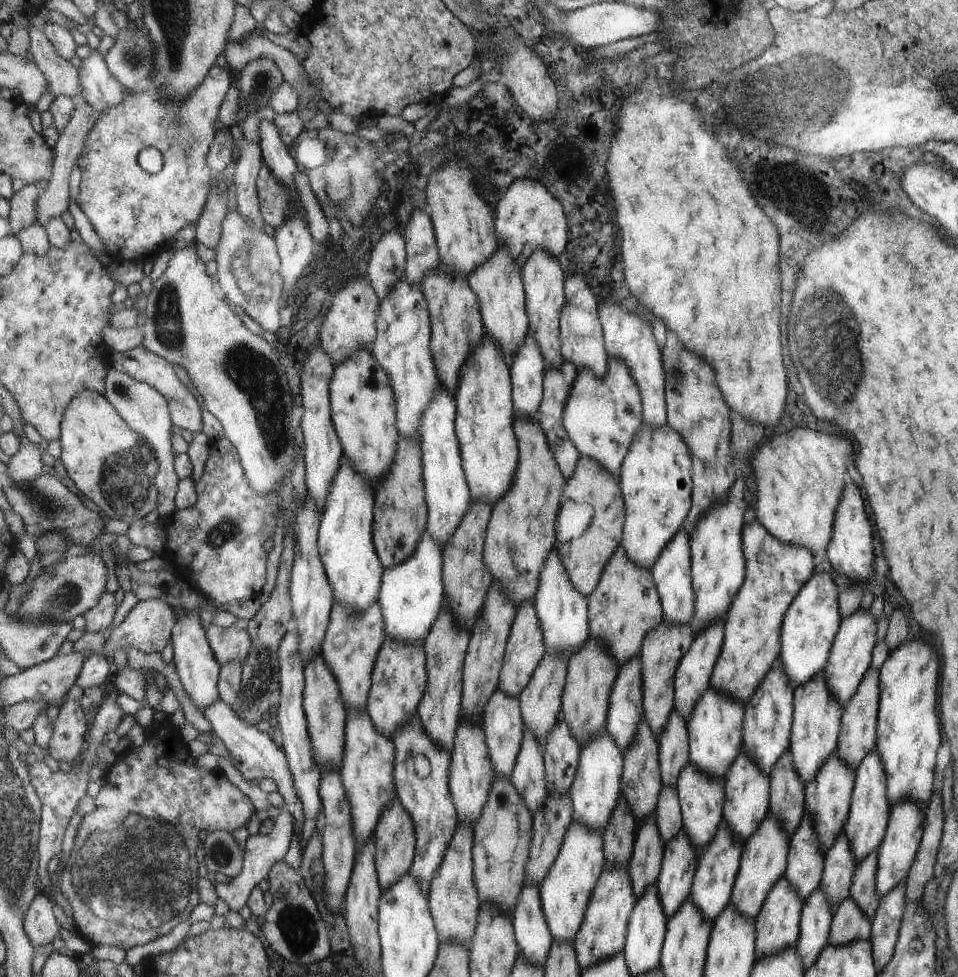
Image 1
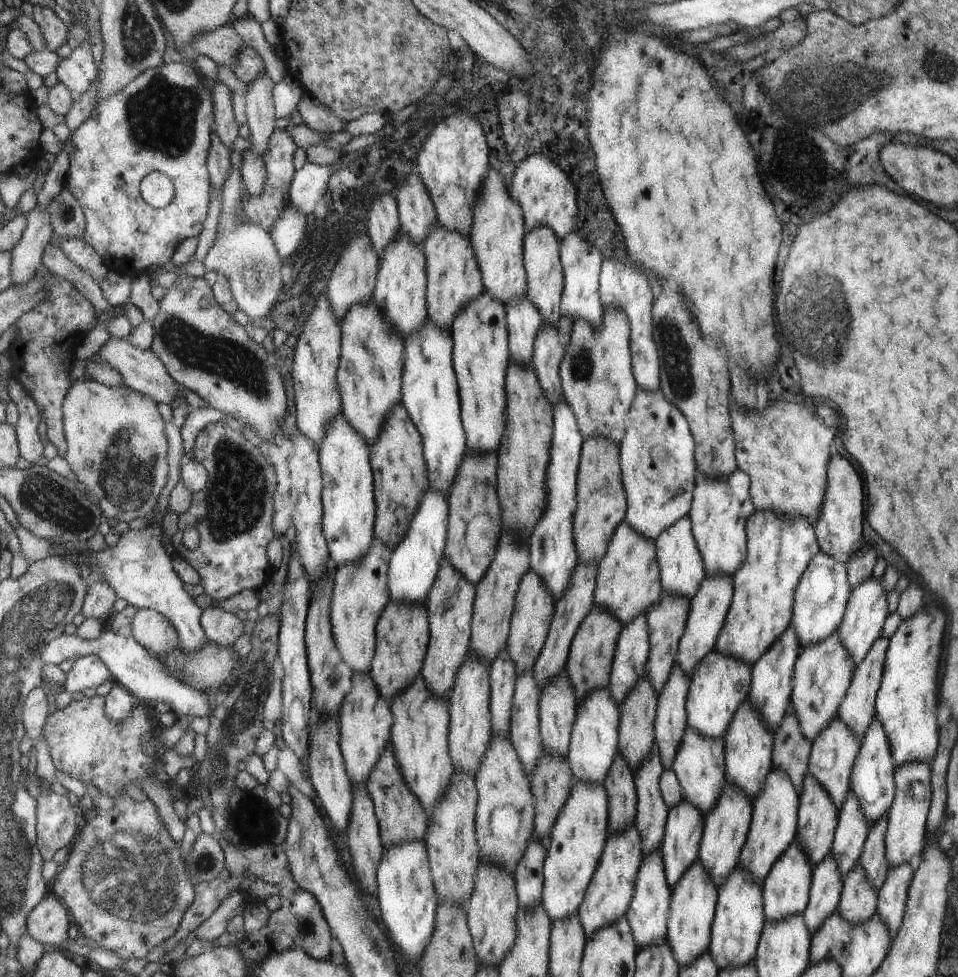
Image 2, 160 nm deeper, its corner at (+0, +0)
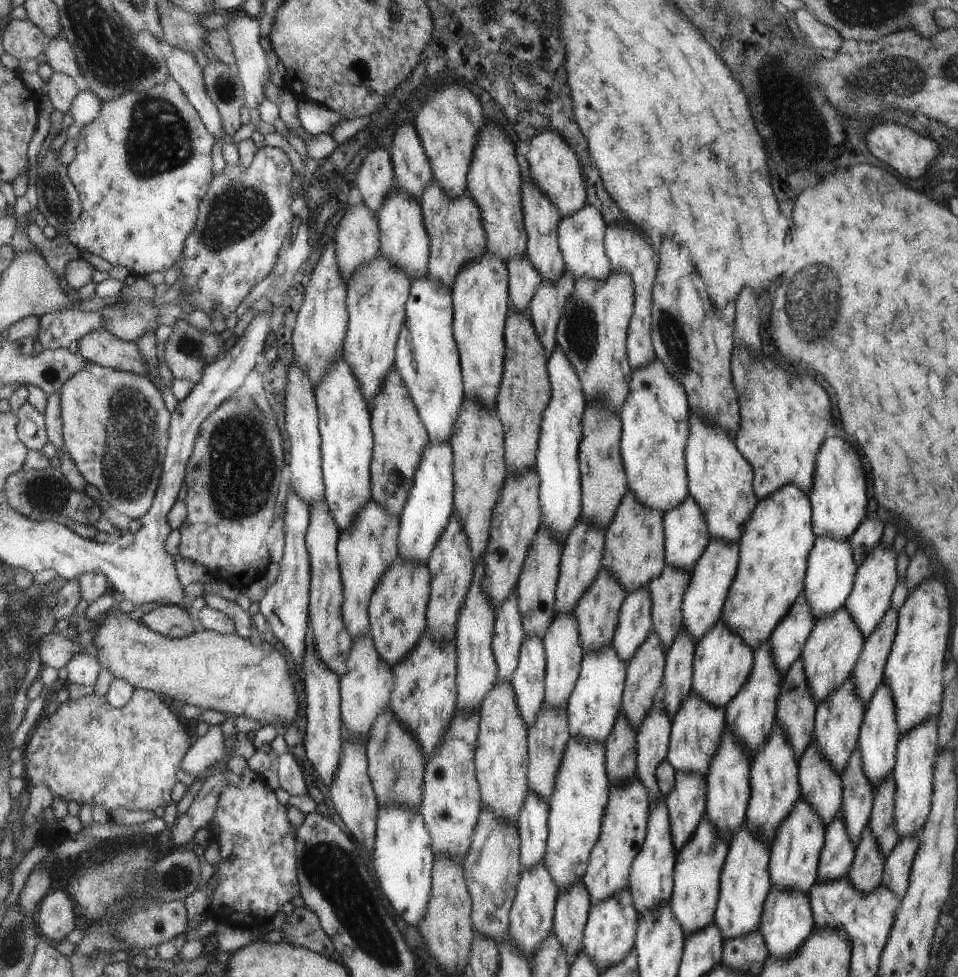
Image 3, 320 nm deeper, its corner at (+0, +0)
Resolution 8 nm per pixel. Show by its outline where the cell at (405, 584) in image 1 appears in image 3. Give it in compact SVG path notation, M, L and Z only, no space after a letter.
M428 441L428 450L424 451L424 462L420 463L420 474L416 475L416 486L412 485L412 494L408 493L408 506L404 514L400 513L399 554L409 561L428 562L438 538L454 512L454 452L448 441Z

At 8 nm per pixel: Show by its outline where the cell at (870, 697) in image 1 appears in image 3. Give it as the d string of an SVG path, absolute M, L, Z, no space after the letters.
M894 607L887 611L888 618L884 618L884 622L879 622L880 630L867 636L866 644L859 654L858 664L851 674L855 691L865 706L871 701L875 690L883 684L887 658L894 648L895 634L898 632L899 611Z

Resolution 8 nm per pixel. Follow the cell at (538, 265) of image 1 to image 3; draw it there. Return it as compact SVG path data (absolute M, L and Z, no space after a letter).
M525 170L523 182L523 207L524 222L527 229L526 256L539 270L542 280L548 279L556 282L564 272L566 266L563 254L559 249L559 225L562 224L562 216L559 208L541 191L536 183L528 178L528 170Z

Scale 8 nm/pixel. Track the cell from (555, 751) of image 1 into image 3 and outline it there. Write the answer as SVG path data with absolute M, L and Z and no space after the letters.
M555 613L550 628L544 638L546 672L545 672L545 702L544 705L566 709L568 697L574 690L576 679L583 659L584 646L580 638L579 624L575 614Z

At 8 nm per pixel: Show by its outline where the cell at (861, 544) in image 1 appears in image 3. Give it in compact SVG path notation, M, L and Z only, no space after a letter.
M834 436L824 442L824 450L820 450L820 458L815 460L816 482L808 494L812 494L811 510L816 510L816 537L835 535L837 539L850 539L852 533L862 524L866 516L866 474L860 462L860 456L854 448L842 438Z

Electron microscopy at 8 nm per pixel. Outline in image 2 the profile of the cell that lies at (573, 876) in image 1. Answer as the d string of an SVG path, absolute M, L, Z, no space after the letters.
M576 779L576 786L571 786L571 791L572 798L567 798L568 806L564 806L564 814L560 814L560 822L556 822L552 838L548 838L546 864L543 866L542 902L552 923L578 912L596 872L609 830L609 796L605 786Z

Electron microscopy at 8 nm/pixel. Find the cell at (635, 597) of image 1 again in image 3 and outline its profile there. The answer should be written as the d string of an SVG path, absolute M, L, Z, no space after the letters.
M632 490L627 491L615 514L614 520L605 530L605 547L602 568L614 575L628 593L639 589L663 572L665 562L664 514L637 501Z

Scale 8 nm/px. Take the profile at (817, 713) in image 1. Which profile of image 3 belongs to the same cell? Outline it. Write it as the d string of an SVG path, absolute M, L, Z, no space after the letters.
M845 605L831 615L819 618L815 628L812 629L811 636L807 638L801 658L807 683L816 704L830 697L851 676L858 664L859 654L864 644L866 644L865 636Z

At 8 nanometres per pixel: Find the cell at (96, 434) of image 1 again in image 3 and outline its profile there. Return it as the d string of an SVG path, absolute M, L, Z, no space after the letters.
M95 362L86 363L72 378L63 380L61 414L67 452L87 484L100 490L102 500L132 519L146 516L158 492L158 480L161 480L162 460L166 457L171 424L170 412L164 406L160 391L144 375L116 370Z

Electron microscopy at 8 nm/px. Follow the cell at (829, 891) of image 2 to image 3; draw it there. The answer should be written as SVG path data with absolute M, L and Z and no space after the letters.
M840 814L834 817L827 828L827 844L820 857L819 879L834 880L847 874L855 857L855 842L847 833Z

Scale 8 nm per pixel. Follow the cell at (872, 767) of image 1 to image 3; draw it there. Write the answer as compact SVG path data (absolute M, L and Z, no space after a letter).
M886 683L875 690L871 701L865 706L864 720L859 730L857 750L860 751L863 771L876 788L895 768L898 760L898 744L902 739L897 723L897 708L893 692Z

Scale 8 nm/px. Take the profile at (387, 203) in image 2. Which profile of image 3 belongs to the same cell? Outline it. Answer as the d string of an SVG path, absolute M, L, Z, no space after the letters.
M386 148L368 153L358 168L356 184L363 203L377 214L384 198L391 193L391 188L396 187L391 153Z

